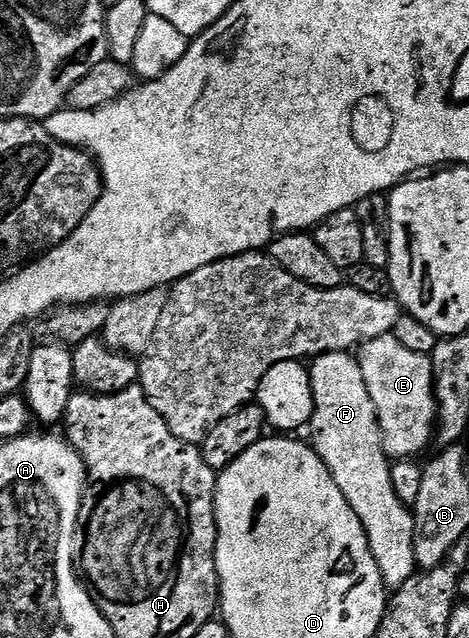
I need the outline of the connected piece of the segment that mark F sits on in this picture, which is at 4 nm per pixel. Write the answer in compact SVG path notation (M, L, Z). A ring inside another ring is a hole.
M328 351L311 360L310 374L314 393L311 446L322 457L326 469L330 469L334 485L342 489L342 497L350 501L350 509L358 513L385 587L398 588L418 571L414 557L414 511L398 501L398 493L394 493L390 481L392 463L384 451L380 416L370 397L370 389L366 389L360 360L346 351Z

